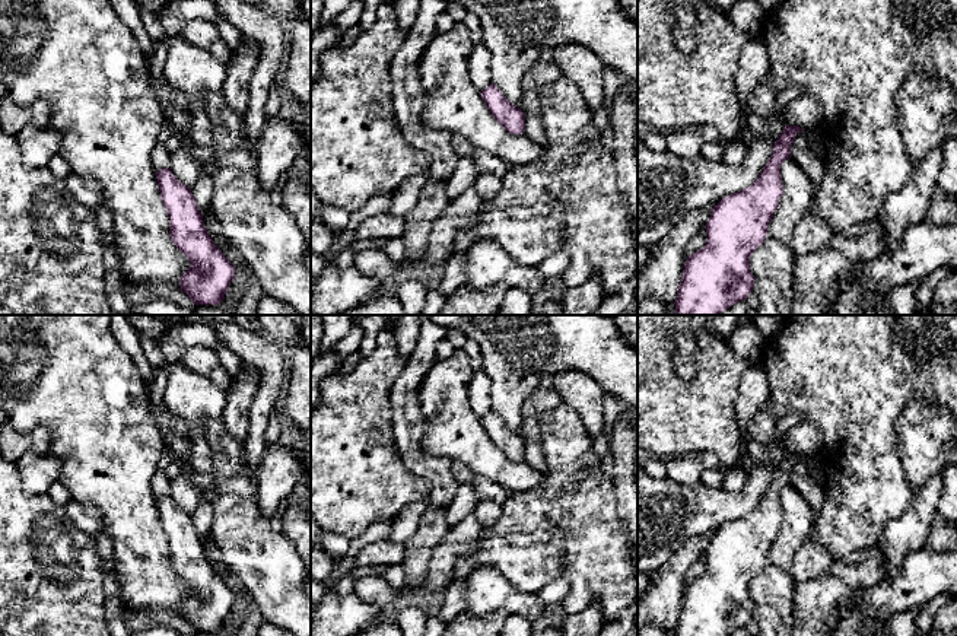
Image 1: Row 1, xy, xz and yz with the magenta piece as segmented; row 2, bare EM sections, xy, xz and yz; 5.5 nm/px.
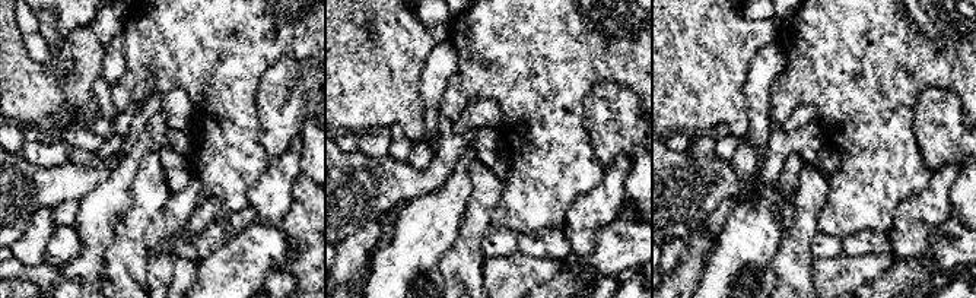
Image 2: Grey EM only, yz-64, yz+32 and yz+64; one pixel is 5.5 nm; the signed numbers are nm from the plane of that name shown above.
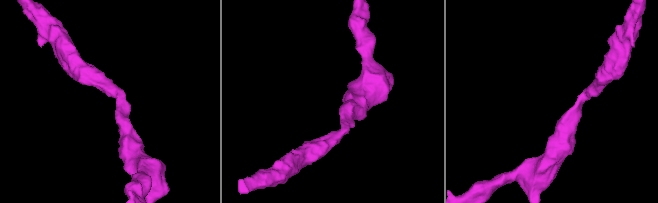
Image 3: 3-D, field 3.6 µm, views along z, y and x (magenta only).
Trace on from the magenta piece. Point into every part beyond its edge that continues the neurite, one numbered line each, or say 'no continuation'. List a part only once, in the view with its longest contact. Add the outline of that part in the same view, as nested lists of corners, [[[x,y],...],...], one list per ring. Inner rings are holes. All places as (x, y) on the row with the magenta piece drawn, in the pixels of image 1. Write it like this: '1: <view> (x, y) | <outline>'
no continuation

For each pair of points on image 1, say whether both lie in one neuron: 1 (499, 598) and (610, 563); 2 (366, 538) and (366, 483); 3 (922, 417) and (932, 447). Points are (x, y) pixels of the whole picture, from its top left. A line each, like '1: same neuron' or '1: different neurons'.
1: different neurons
2: different neurons
3: same neuron

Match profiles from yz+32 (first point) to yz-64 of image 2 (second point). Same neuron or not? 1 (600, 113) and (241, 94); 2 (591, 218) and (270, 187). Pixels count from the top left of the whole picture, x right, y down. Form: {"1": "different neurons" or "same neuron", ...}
{"1": "different neurons", "2": "same neuron"}

